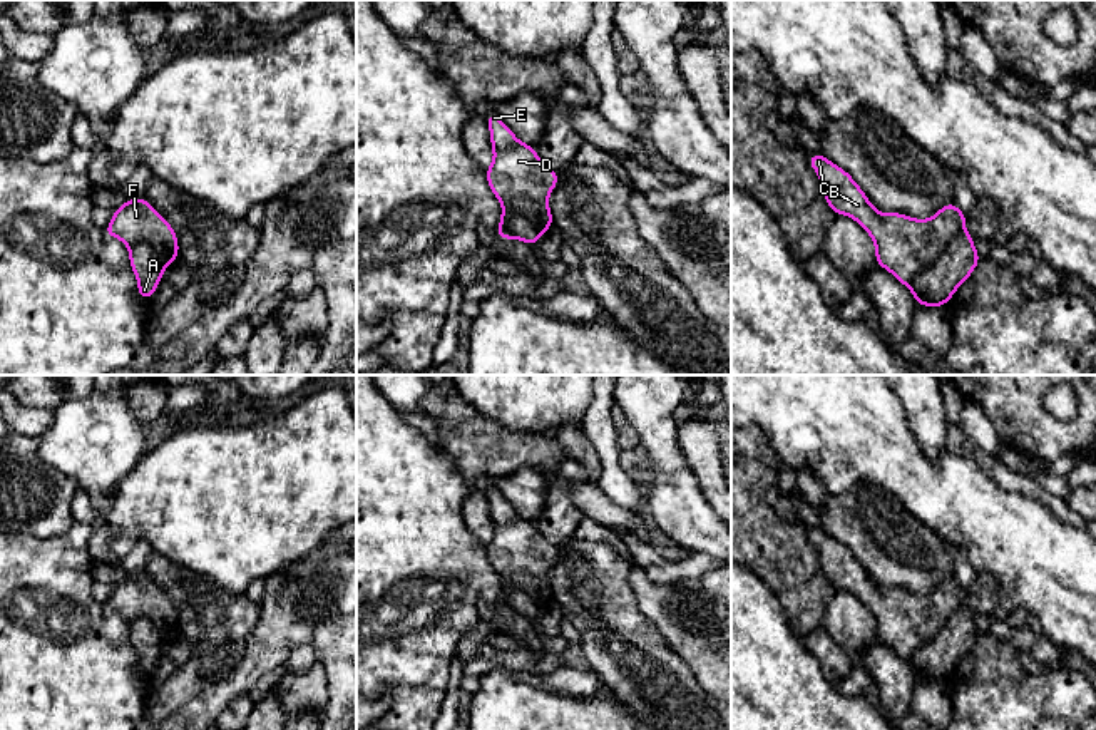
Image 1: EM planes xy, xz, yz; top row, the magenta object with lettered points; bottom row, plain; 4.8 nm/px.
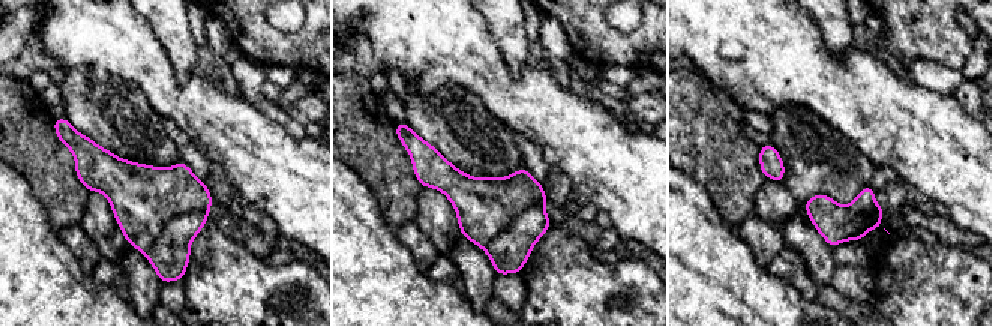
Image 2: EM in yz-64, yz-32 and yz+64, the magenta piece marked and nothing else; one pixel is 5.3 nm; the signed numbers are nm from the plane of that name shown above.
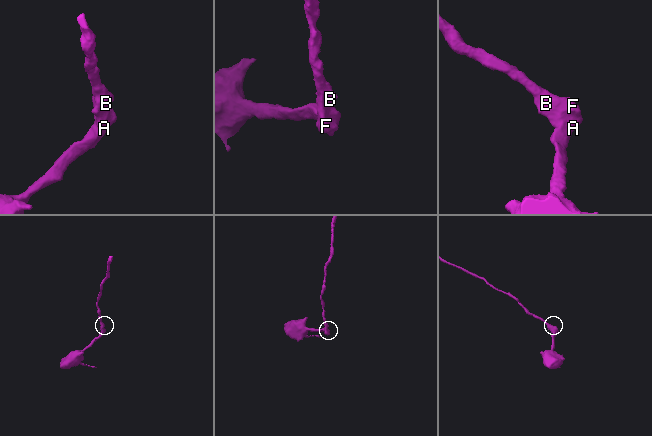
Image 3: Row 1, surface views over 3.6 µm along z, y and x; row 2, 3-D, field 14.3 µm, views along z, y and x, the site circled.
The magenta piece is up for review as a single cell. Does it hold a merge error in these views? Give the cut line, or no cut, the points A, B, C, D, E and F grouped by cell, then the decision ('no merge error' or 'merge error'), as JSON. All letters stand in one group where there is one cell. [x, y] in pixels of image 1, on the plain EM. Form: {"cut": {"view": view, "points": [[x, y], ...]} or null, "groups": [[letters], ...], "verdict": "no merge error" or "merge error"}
{"cut": {"view": "yz", "points": [[962, 603], [947, 623], [907, 660]]}, "groups": [["A"], ["B", "C", "D", "E", "F"]], "verdict": "merge error"}

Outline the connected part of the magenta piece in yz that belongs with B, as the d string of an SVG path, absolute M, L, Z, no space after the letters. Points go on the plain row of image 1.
M810 529L827 579L835 589L855 594L873 614L875 638L909 660L929 645L964 604L967 589L955 578L944 579L930 594L877 586L853 553L823 529Z

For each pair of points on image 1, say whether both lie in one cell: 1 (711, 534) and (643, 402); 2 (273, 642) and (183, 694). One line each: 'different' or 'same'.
1: same
2: different

